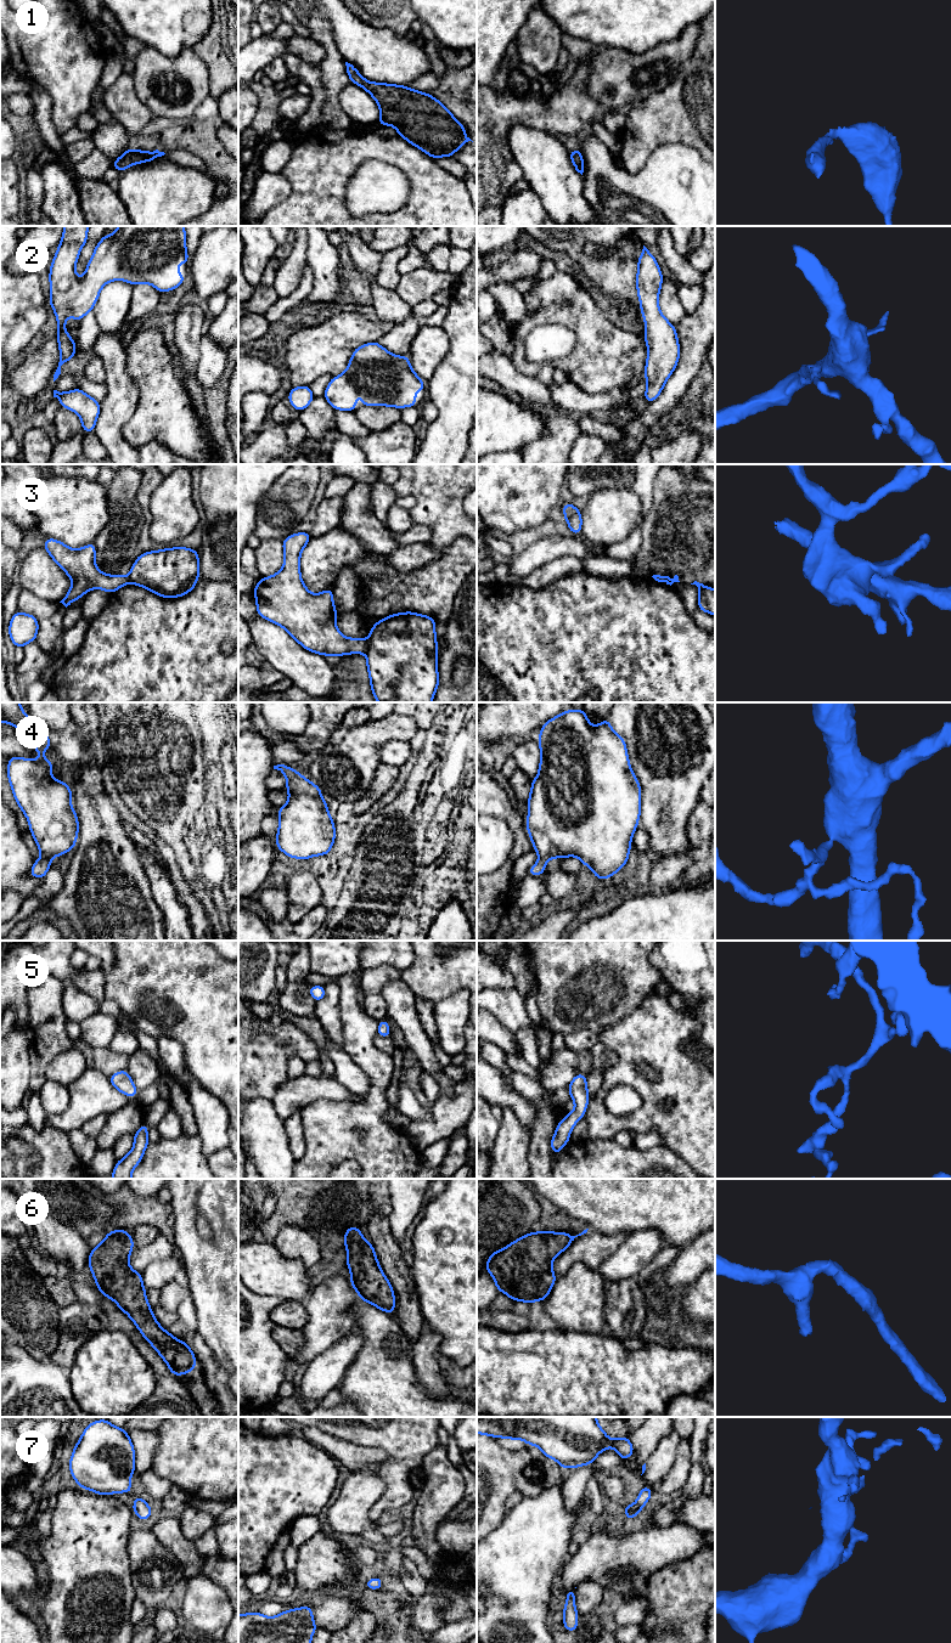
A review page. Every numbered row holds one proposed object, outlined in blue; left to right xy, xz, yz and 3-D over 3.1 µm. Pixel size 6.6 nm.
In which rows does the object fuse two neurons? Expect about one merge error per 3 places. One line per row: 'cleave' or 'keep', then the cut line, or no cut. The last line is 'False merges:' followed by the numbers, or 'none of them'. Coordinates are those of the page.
1: keep; no cut
2: keep; no cut
3: cleave; cut in xz along (365, 641), (366, 651)
4: keep; no cut
5: keep; no cut
6: keep; no cut
7: keep; no cut
False merges: 3

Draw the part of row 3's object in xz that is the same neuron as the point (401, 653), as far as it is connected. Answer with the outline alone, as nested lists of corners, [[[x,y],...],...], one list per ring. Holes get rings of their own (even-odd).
[[[411,611],[381,619],[367,638],[366,666],[378,702],[432,702],[439,685],[435,621]]]

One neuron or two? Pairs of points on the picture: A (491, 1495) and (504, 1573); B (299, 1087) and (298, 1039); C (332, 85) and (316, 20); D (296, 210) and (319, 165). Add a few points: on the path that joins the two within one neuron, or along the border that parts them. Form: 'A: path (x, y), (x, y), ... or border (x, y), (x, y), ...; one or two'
A: border (506, 1513), (502, 1520), (489, 1533); two
B: border (287, 1078), (279, 1087), (271, 1100); two
C: path (332, 69), (331, 49), (324, 35); one
D: path (307, 199), (318, 188), (319, 176); one

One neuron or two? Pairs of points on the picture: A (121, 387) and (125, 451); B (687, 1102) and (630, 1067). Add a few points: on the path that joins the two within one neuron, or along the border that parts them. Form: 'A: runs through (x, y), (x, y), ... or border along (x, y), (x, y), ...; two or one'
A: runs through (121, 402), (116, 408), (116, 435); one
B: runs through (671, 1090), (648, 1090), (641, 1083); one

